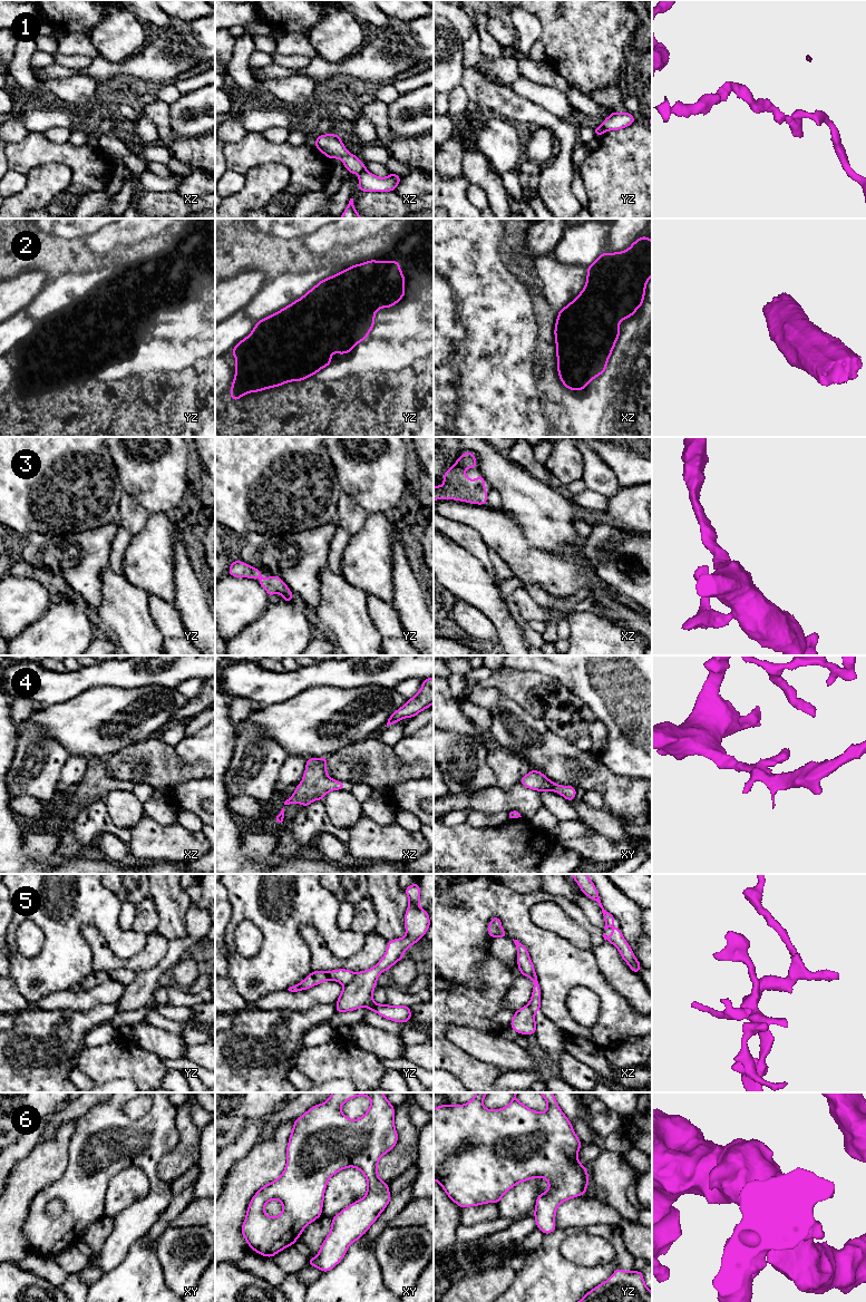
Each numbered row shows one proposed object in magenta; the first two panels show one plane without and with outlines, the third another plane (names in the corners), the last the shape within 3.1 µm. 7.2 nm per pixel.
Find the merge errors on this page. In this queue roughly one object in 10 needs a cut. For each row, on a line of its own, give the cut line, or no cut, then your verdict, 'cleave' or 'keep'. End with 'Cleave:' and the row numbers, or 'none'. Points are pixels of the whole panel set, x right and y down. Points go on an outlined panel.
1: cut in xz along (365, 168), (358, 173); cleave
2: no cut; keep
3: no cut; keep
4: no cut; keep
5: cut in yz along (354, 973), (354, 977), (344, 985); cleave
6: no cut; keep
Cleave: 1, 5

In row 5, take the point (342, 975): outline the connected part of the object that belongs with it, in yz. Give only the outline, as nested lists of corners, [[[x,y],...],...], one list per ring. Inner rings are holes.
[[[339,969],[334,971],[312,971],[308,978],[302,980],[299,984],[290,987],[288,990],[291,992],[298,992],[308,990],[324,981],[333,980],[346,985],[352,982],[354,972],[346,969]]]

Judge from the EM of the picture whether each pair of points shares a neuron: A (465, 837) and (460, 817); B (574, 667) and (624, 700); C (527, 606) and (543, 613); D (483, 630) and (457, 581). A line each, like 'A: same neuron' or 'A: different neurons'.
A: different neurons
B: same neuron
C: same neuron
D: different neurons

